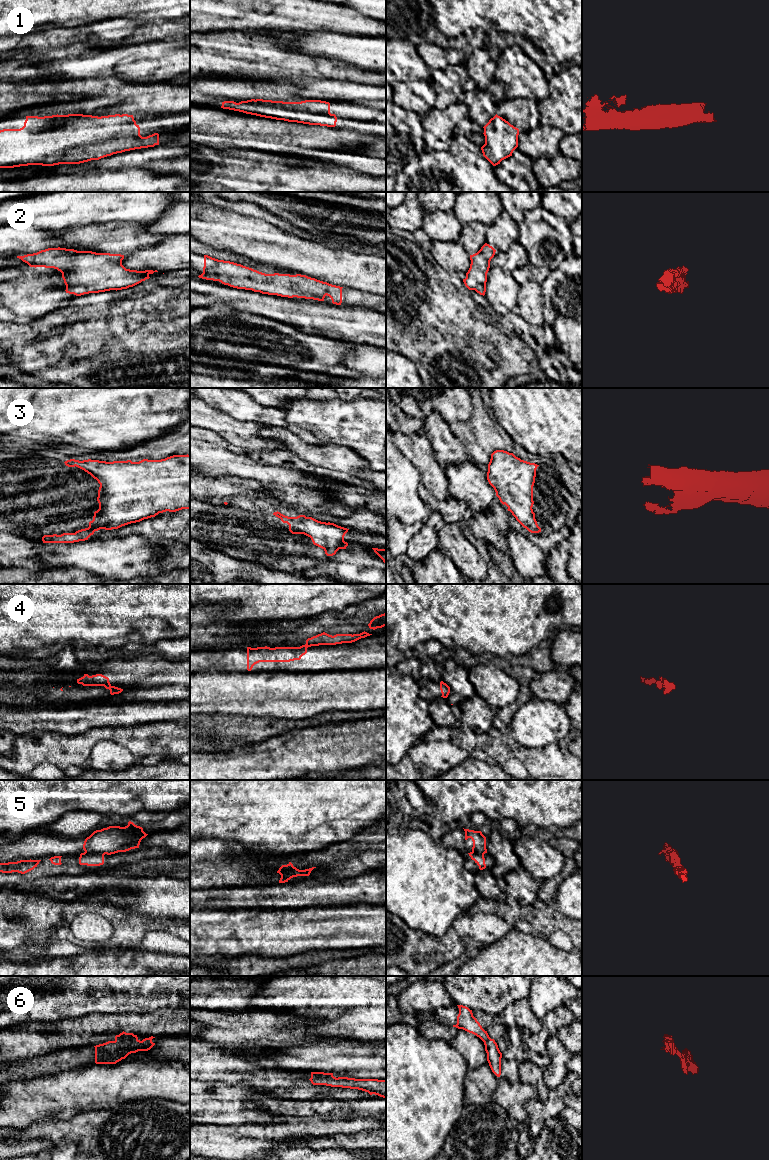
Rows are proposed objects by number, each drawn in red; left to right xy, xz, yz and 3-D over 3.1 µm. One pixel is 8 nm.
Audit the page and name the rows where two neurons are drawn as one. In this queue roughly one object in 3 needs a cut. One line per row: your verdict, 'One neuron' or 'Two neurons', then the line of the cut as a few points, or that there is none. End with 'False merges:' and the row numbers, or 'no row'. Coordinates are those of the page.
1: One neuron. No split
2: One neuron. No split
3: One neuron. No split
4: Two neurons. Split along xy (111, 686), (109, 689)
5: Two neurons. Split along xy (85, 851), (101, 852), (104, 854)
6: Two neurons. Split along xz (332, 1075), (311, 1077)
False merges: 4, 5, 6

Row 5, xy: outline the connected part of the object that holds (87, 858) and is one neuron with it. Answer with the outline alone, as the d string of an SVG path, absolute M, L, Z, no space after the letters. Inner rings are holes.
M84 852L80 854L79 864L87 866L100 866L104 864L104 855L102 853Z

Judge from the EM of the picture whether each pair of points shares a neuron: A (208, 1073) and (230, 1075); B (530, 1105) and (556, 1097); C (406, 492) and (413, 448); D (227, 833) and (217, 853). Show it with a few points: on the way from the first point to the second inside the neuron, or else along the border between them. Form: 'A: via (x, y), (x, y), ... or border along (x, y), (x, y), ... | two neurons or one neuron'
A: via (213, 1073), (225, 1073) | one neuron
B: via (536, 1106), (547, 1106), (550, 1103) | one neuron
C: border along (396, 446), (417, 470), (421, 483) | two neurons
D: border along (201, 838), (220, 838), (237, 844) | two neurons

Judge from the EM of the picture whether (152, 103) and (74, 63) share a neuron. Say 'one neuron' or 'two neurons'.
two neurons

